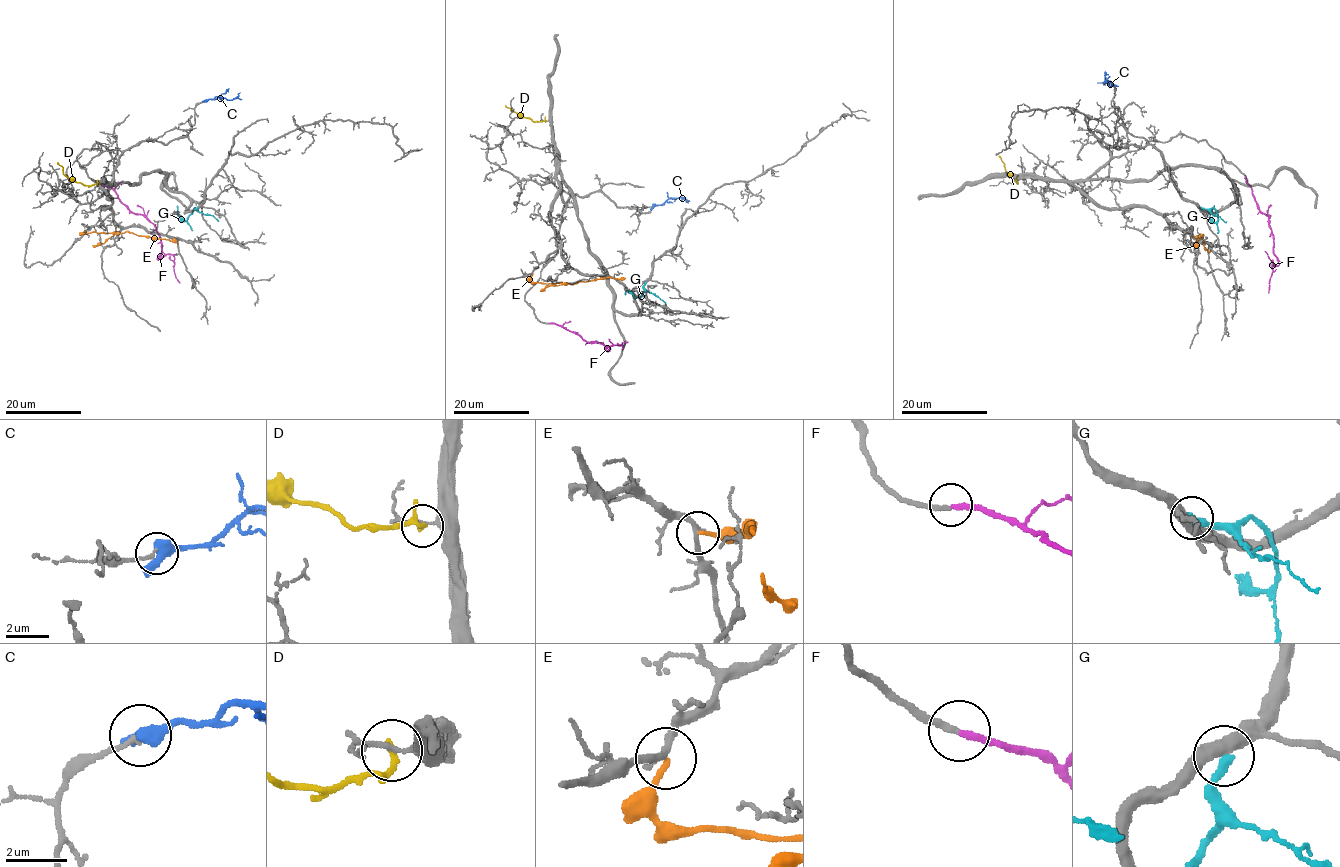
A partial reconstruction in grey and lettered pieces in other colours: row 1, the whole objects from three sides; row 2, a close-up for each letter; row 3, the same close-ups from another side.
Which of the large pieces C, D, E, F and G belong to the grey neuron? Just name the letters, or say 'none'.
F

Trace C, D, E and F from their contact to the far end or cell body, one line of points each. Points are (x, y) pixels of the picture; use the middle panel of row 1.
C: (652, 206), (681, 197), (688, 203)
D: (546, 121), (520, 116), (506, 105)
E: (532, 273), (532, 282), (546, 284), (625, 278)
F: (549, 322), (575, 332), (587, 342), (609, 346), (607, 350), (628, 342)

